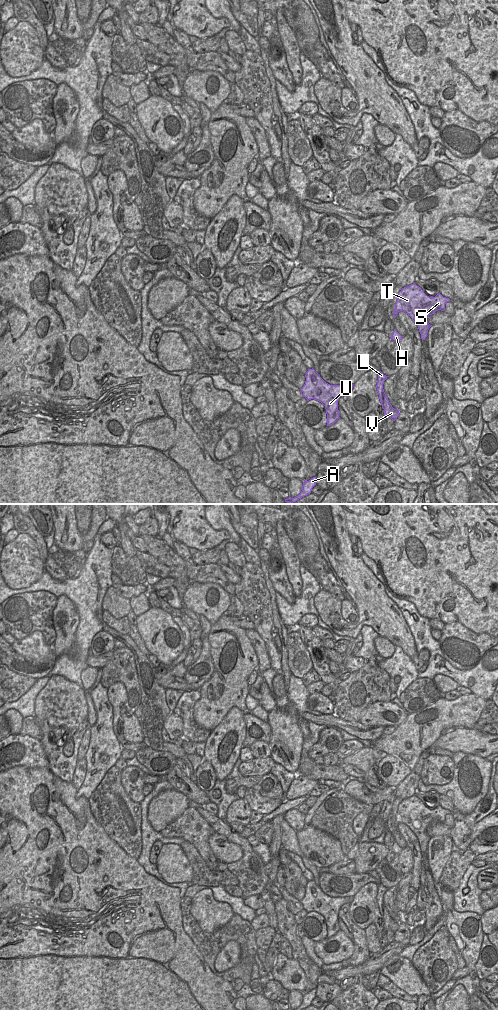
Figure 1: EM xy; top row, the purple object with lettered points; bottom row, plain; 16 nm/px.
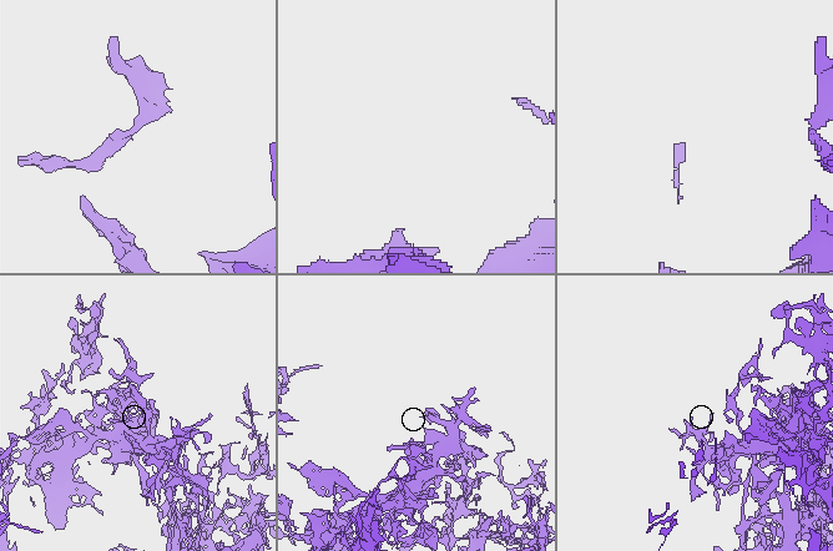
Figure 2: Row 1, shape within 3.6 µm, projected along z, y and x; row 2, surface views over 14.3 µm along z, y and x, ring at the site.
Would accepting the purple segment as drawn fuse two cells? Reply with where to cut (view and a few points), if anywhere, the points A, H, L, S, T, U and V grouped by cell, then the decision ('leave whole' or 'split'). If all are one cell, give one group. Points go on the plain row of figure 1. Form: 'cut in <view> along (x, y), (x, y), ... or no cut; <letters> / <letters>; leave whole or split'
cut in xy along (382, 899), (378, 906); A H L S T U / V; split

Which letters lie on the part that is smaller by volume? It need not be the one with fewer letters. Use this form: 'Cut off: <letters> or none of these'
Cut off: V

